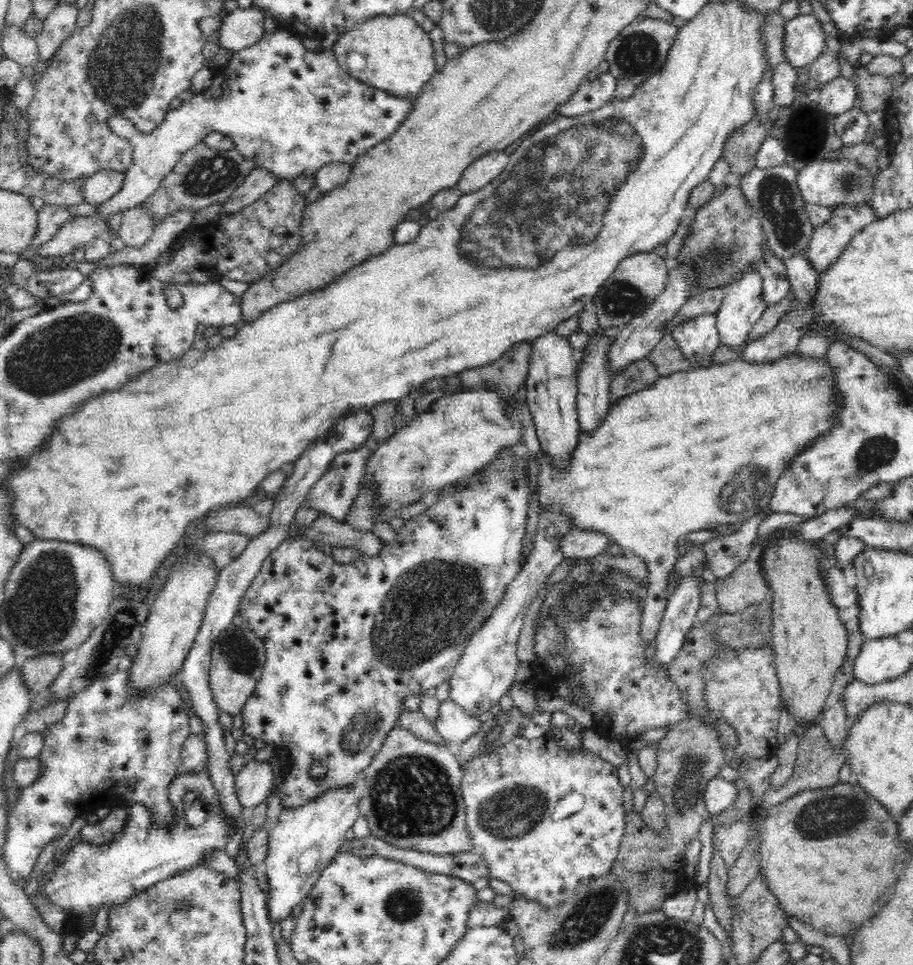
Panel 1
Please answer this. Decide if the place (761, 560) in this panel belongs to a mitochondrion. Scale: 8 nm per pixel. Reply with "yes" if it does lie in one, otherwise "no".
no

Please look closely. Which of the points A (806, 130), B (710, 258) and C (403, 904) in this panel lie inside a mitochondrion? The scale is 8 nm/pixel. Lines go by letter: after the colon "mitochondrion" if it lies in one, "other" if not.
A: mitochondrion
B: mitochondrion
C: mitochondrion

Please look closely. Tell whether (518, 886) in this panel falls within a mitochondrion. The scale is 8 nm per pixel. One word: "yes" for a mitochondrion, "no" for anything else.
no

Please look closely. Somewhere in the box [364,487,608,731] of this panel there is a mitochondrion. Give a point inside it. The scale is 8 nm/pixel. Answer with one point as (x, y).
(426, 613)

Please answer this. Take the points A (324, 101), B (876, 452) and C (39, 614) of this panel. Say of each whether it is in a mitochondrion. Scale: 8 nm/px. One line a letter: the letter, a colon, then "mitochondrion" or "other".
A: other
B: mitochondrion
C: mitochondrion

